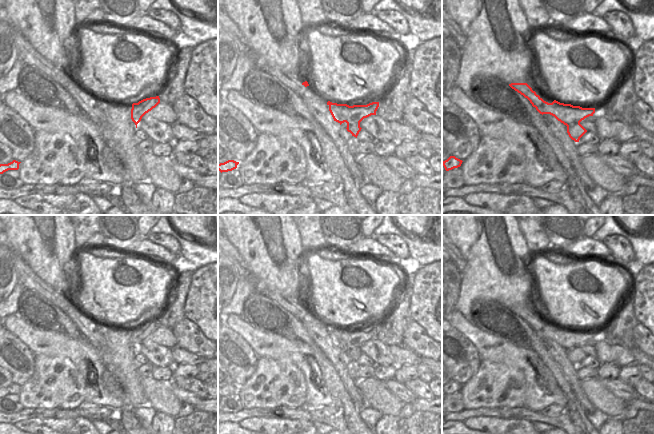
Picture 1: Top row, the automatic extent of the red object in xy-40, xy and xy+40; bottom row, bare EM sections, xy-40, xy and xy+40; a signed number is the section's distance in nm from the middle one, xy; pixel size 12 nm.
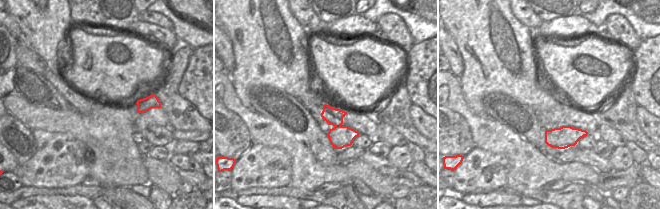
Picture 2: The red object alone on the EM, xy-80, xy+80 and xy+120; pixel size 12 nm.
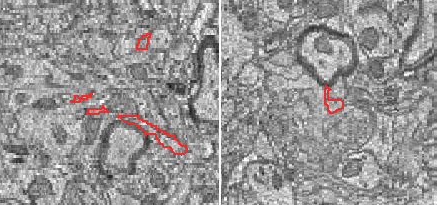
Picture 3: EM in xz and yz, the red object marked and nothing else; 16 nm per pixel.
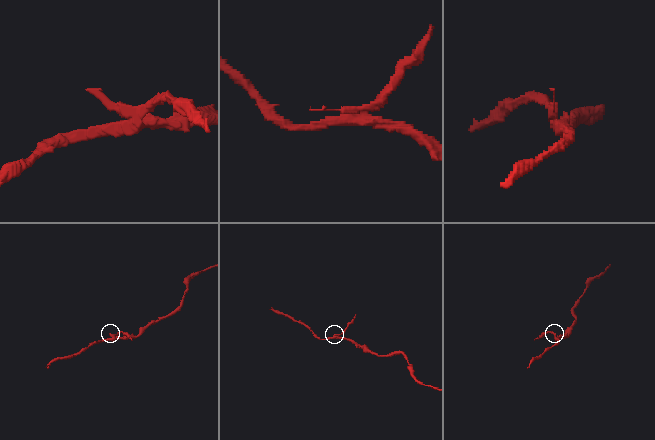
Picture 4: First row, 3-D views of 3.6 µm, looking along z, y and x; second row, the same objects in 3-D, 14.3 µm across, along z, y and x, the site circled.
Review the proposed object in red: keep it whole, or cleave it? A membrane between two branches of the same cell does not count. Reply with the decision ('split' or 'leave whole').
split

